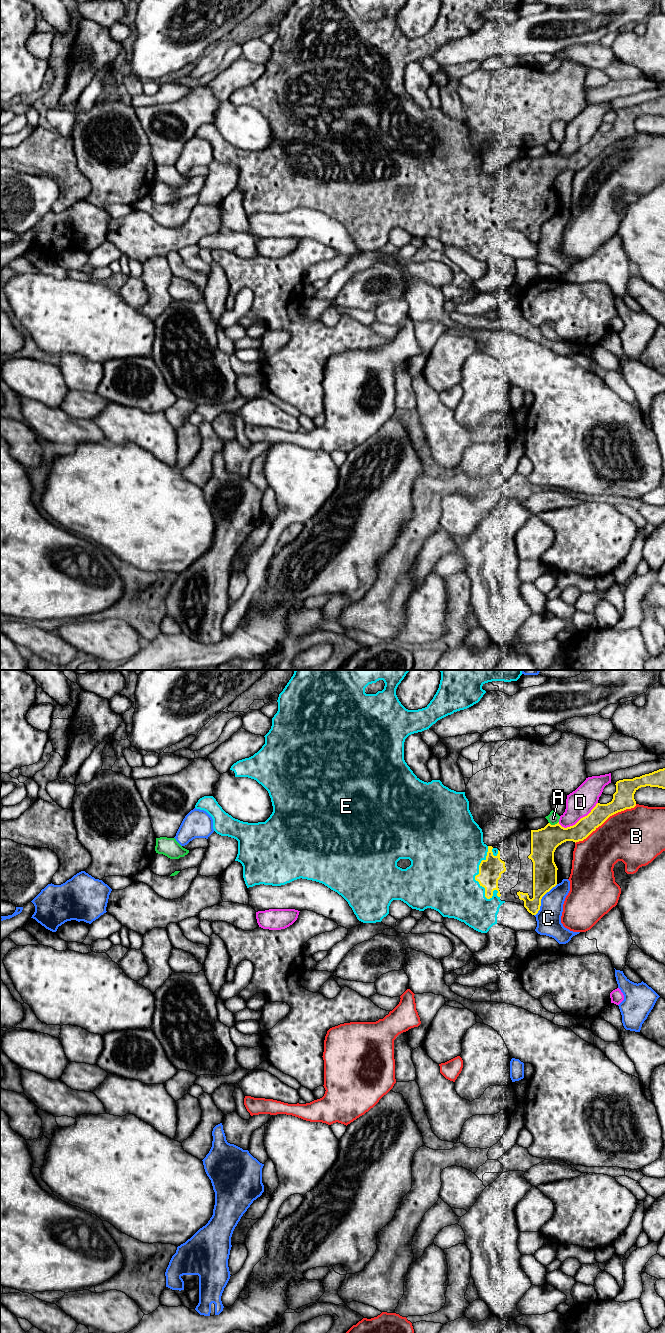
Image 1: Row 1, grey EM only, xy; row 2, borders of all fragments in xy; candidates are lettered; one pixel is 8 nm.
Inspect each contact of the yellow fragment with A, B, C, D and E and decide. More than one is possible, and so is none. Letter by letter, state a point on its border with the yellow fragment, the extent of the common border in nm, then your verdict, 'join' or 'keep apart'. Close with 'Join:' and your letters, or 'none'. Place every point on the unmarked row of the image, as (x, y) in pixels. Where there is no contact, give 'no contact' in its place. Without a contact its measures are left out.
A: xy (553, 153) | 80 nm | keep apart
B: xy (605, 148) | 600 nm | keep apart
C: xy (541, 226) | 320 nm | keep apart
D: xy (579, 148) | 360 nm | keep apart
E: xy (479, 200) | 440 nm | join
Join: E

